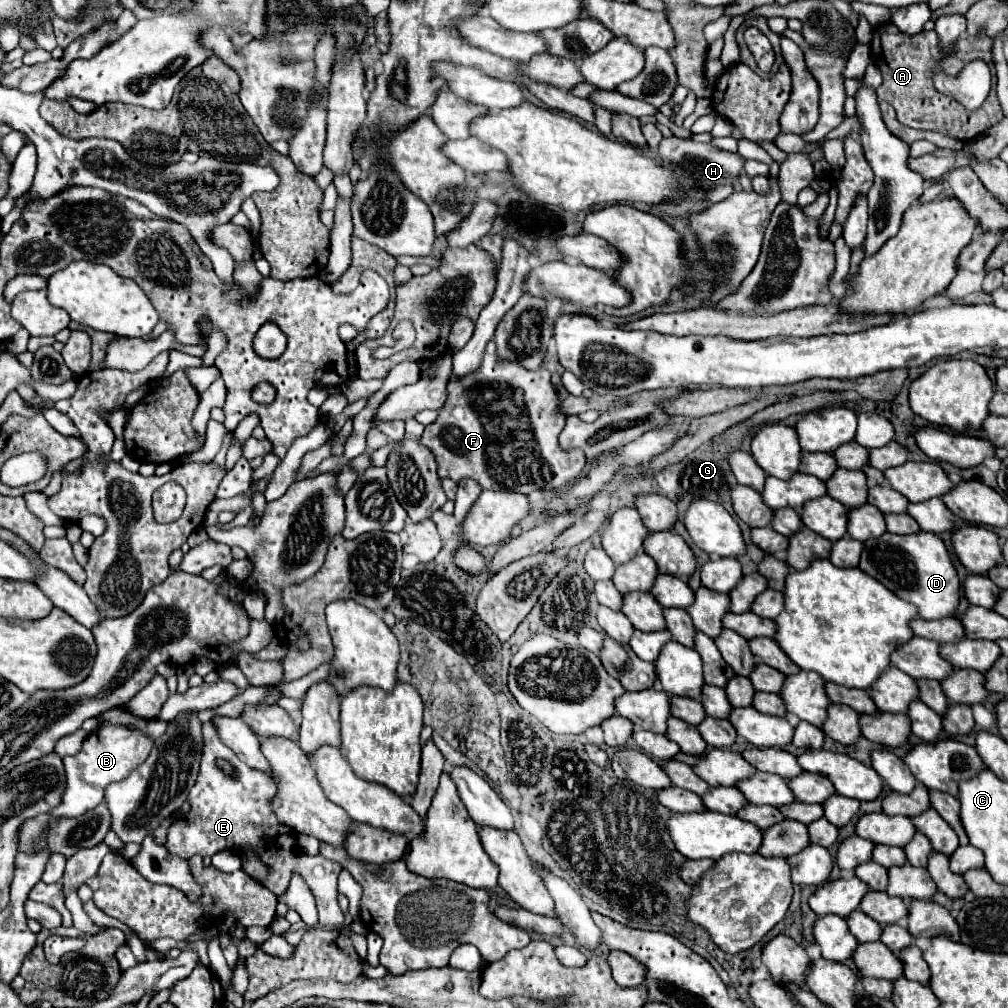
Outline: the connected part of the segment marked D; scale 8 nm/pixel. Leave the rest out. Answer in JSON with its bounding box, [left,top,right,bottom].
[858,532,962,620]

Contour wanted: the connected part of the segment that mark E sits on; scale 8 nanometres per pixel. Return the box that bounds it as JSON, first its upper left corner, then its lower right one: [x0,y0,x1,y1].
[166,722,344,928]

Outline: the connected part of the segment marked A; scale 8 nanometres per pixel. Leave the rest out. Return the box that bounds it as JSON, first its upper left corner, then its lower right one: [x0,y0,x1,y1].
[870,24,1004,142]

